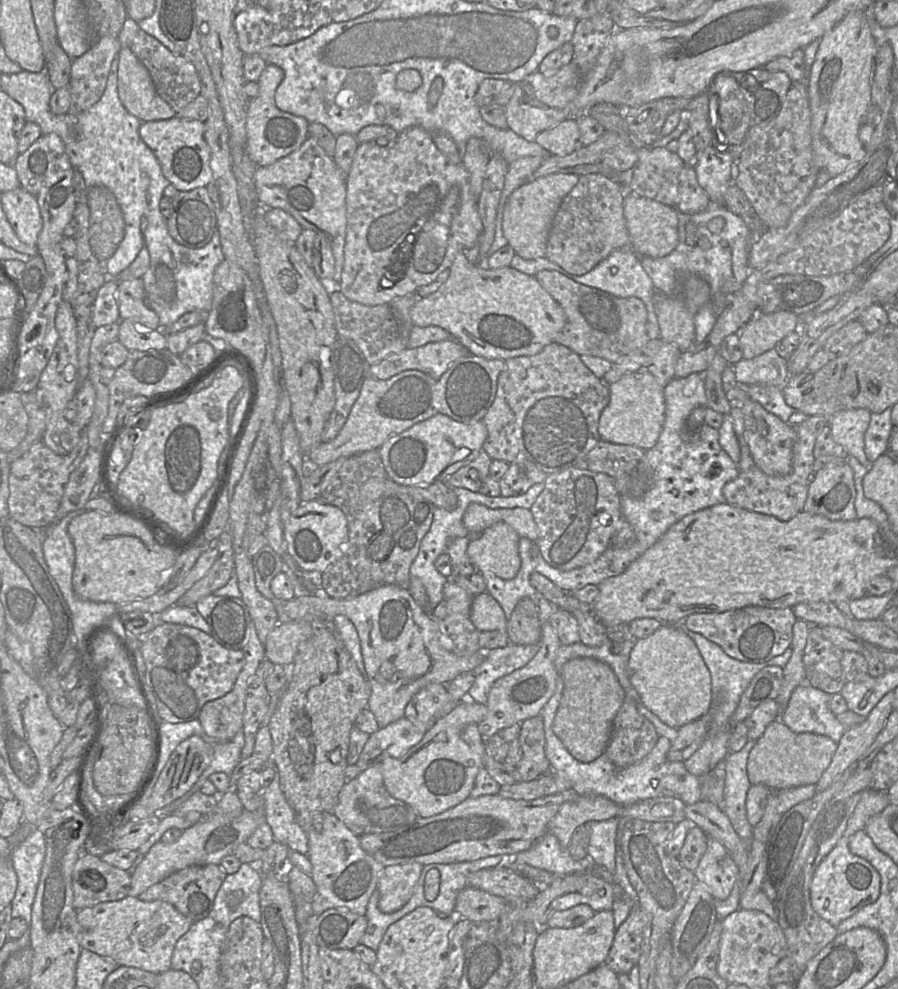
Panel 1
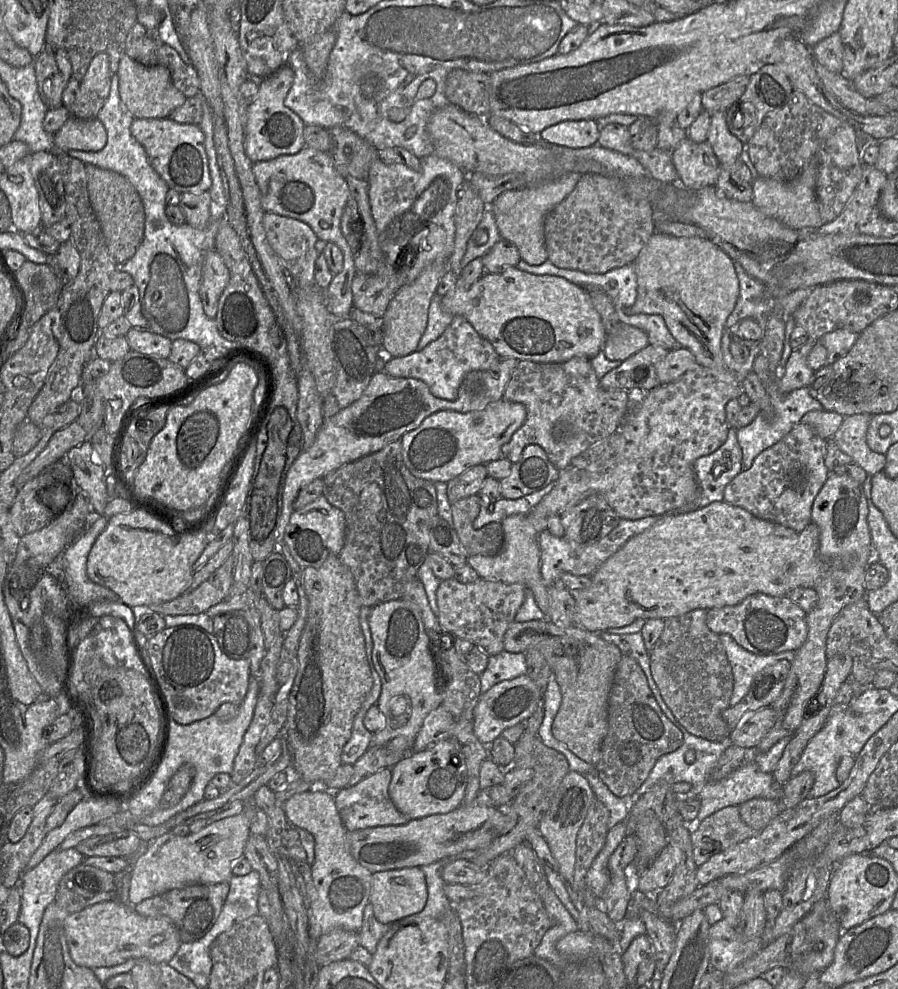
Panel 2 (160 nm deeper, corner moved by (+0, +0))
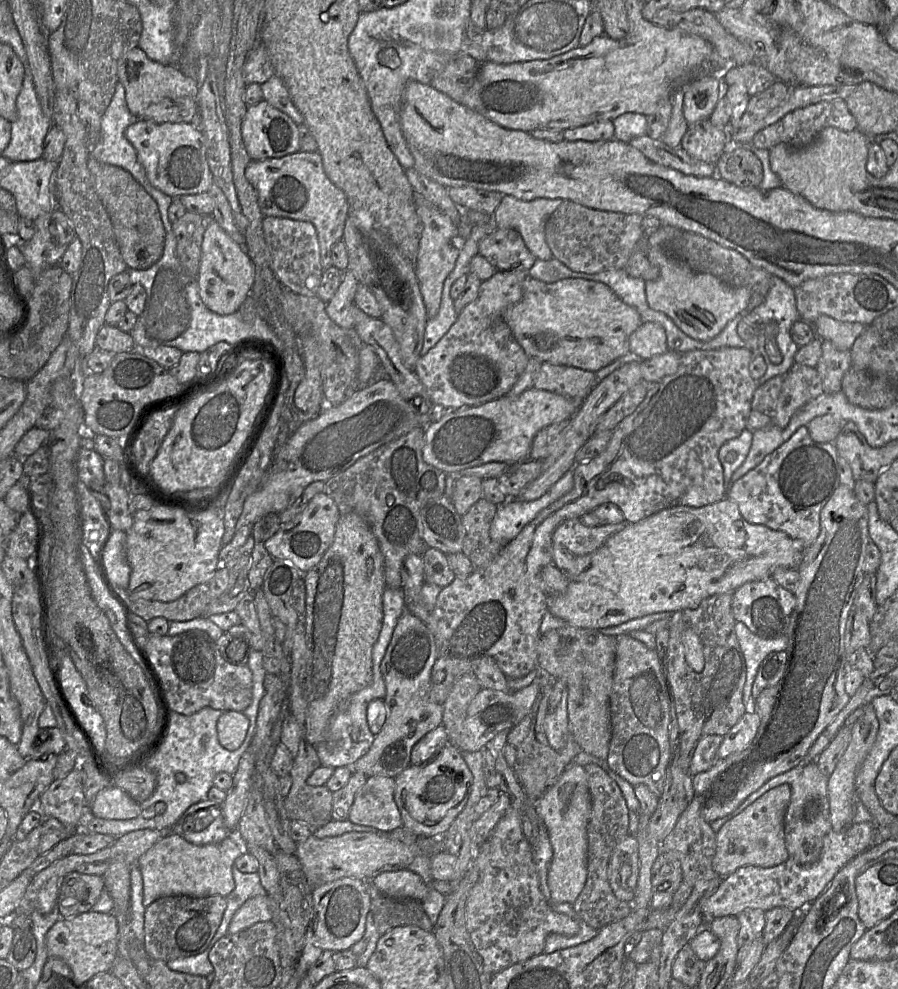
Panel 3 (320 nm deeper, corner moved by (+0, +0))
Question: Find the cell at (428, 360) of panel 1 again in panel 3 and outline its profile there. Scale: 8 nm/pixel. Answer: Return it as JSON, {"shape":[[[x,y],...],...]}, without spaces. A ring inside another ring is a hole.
{"shape":[[[497,271],[483,281],[478,296],[462,310],[449,331],[427,354],[418,359],[413,371],[425,386],[434,405],[458,410],[508,395],[530,360],[505,320],[506,310],[520,301],[527,277],[528,271]]]}

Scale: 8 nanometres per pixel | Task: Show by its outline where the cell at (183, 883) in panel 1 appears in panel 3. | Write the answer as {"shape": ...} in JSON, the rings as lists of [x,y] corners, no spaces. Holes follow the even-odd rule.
{"shape":[[[172,895],[157,899],[145,908],[144,945],[147,954],[151,959],[168,962],[202,953],[215,936],[226,908],[227,899],[221,895]]]}

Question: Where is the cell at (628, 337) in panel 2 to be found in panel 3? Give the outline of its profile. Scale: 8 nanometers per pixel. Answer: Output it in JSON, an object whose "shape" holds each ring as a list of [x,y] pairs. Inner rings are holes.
{"shape":[[[643,322],[629,337],[629,352],[633,358],[645,360],[668,350],[665,330],[656,322]]]}

